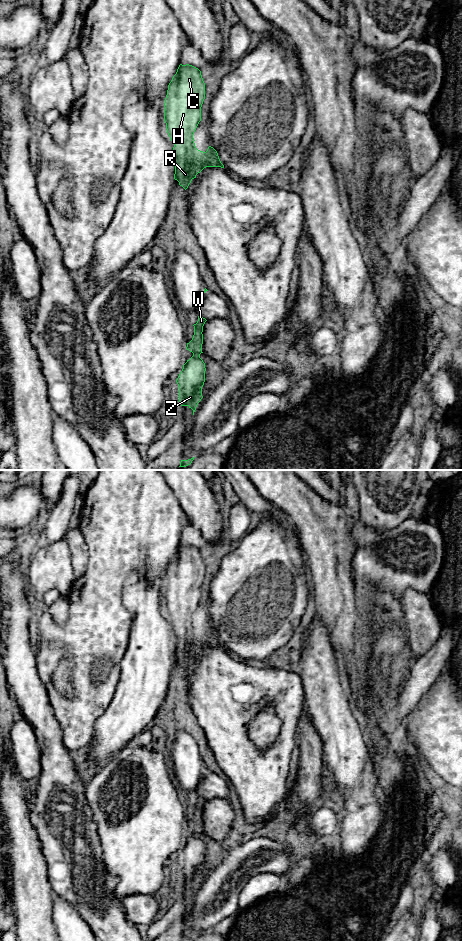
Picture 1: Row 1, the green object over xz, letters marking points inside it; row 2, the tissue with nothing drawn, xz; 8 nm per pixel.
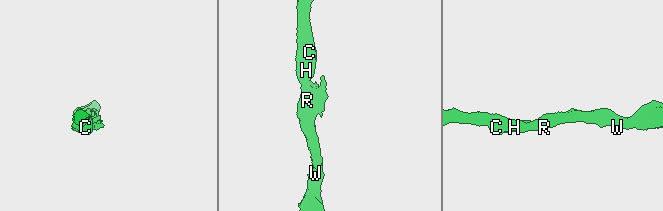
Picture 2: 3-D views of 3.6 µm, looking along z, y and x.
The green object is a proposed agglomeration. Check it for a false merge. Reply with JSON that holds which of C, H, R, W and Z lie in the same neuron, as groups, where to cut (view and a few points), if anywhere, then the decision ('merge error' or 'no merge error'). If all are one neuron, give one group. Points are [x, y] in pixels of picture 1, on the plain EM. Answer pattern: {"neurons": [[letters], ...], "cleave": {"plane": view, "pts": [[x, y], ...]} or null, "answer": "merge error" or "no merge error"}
{"neurons": [["C", "H", "R", "W", "Z"]], "cleave": null, "answer": "no merge error"}

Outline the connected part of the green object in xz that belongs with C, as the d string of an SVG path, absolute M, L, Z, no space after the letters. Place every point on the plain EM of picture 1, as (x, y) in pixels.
M180 544L168 565L164 583L164 601L174 624L174 659L185 670L206 647L221 647L217 631L209 626L206 632L195 627L193 614L201 601L205 579L205 563L201 551L189 544Z

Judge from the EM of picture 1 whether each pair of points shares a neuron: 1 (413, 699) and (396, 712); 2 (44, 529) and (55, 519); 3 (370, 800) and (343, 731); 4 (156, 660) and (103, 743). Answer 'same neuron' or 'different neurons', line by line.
1: same neuron
2: same neuron
3: same neuron
4: same neuron

